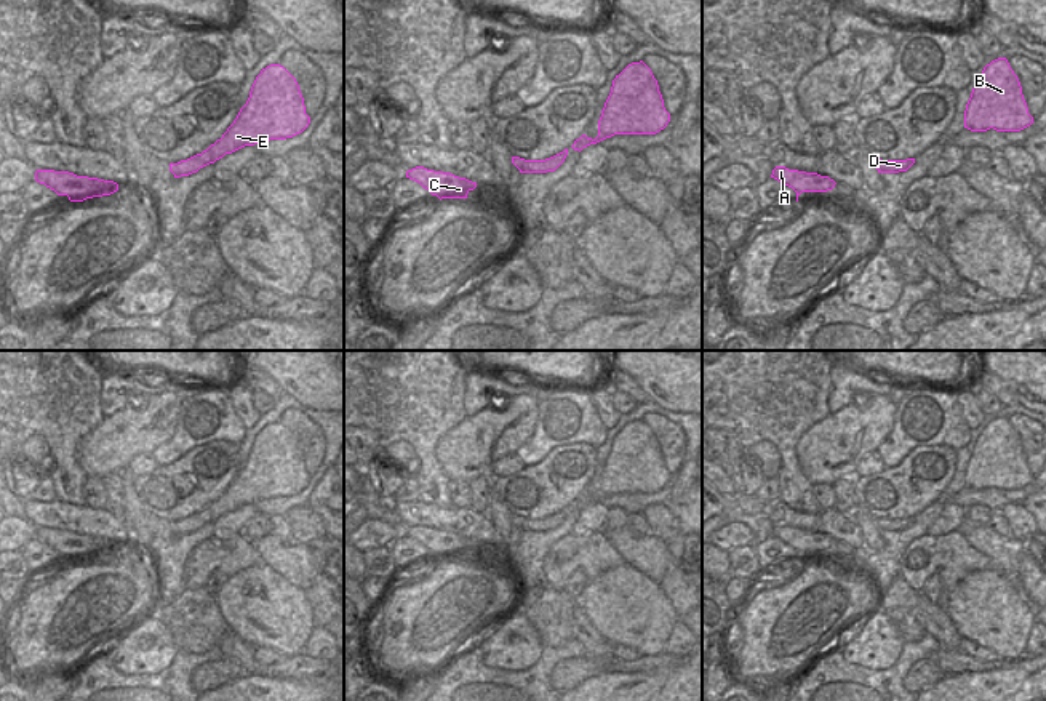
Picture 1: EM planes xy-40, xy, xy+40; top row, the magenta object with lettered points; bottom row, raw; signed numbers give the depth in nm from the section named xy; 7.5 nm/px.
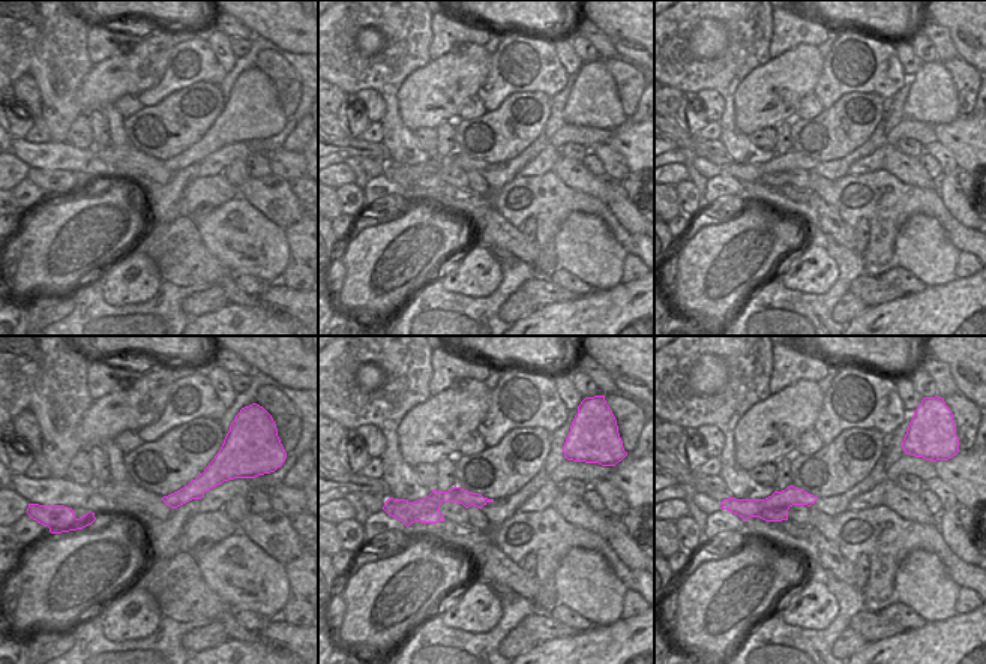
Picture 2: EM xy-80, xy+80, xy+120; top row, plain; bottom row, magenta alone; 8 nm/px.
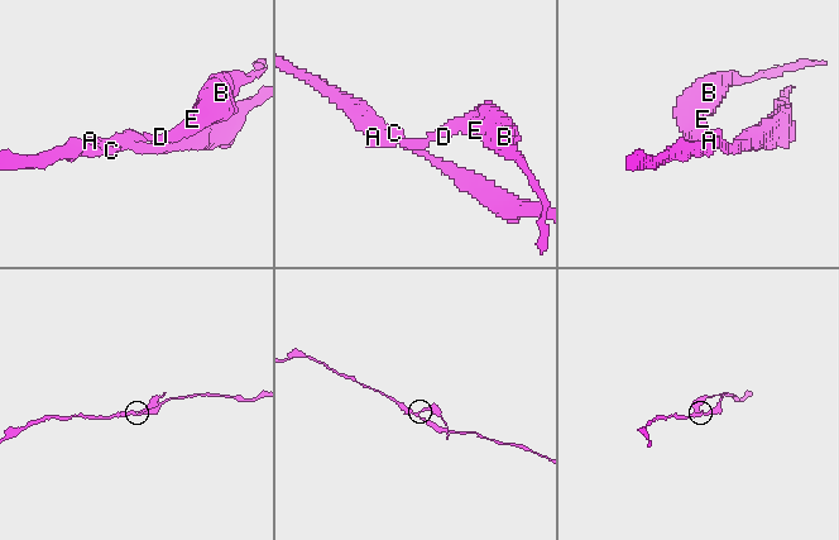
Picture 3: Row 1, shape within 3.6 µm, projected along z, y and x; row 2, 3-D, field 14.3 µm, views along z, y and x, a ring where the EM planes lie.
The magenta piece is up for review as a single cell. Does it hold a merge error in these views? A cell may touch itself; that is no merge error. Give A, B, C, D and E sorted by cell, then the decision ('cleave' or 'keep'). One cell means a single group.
A C / B D E; cleave

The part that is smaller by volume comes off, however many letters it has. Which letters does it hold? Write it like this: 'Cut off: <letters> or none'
Cut off: B, D, E

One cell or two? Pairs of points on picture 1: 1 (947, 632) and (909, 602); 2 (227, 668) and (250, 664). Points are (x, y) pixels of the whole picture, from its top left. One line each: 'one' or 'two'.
1: one
2: two

